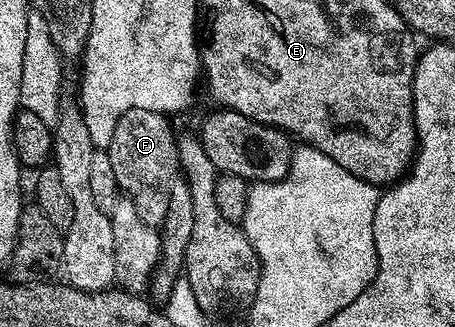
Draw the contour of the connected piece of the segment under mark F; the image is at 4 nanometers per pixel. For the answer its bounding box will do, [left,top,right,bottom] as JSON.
[108,108,180,226]

